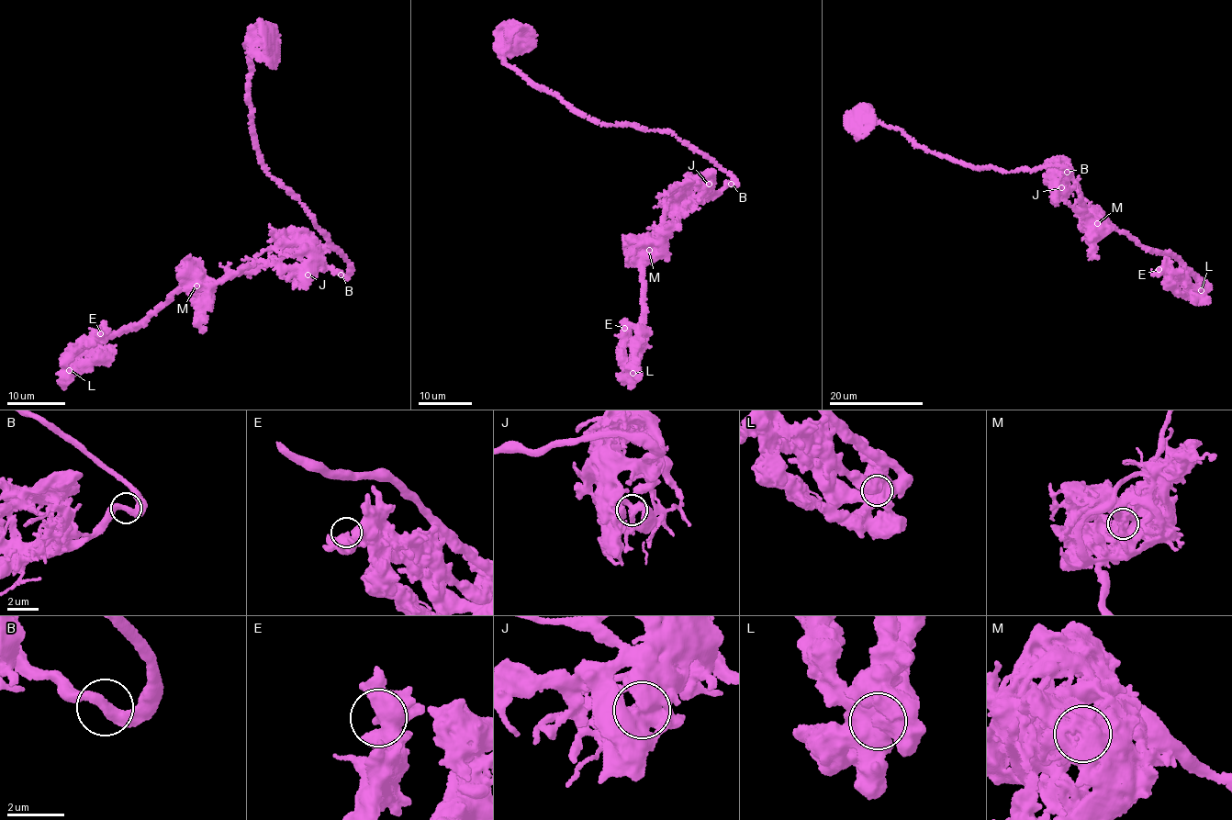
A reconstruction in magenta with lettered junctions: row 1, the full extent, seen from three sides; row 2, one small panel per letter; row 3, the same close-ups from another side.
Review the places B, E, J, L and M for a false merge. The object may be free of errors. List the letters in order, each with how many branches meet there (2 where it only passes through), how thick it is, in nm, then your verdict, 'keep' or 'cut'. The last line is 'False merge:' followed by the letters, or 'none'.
B: 2 branches meet; 400 nm thick; keep
E: 2 branches meet; 600 nm thick; keep
J: 4 branches meet; 380 nm thick; keep
L: 5 branches meet; 550 nm thick; keep
M: 4 branches meet; 400 nm thick; cut
False merge: M

